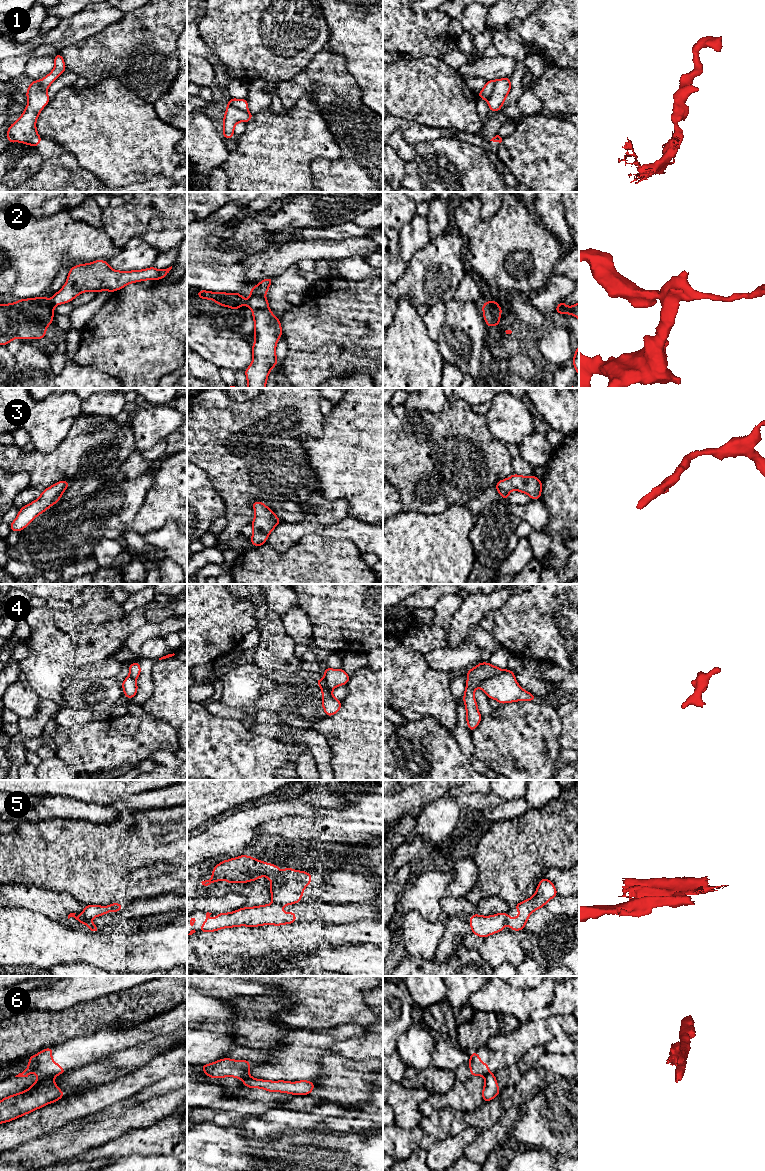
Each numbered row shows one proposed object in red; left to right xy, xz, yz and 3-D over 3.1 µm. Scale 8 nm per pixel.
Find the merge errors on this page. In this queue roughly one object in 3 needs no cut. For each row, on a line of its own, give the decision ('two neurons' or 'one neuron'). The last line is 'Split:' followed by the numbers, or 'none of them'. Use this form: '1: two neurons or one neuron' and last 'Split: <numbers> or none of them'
1: two neurons
2: two neurons
3: one neuron
4: two neurons
5: two neurons
6: two neurons
Split: 1, 2, 4, 5, 6

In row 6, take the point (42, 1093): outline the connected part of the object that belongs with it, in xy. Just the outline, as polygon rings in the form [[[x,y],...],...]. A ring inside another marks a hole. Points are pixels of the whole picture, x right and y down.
[[[54,1078],[34,1083],[28,1090],[0,1100],[0,1124],[56,1102],[65,1094],[54,1083]]]

